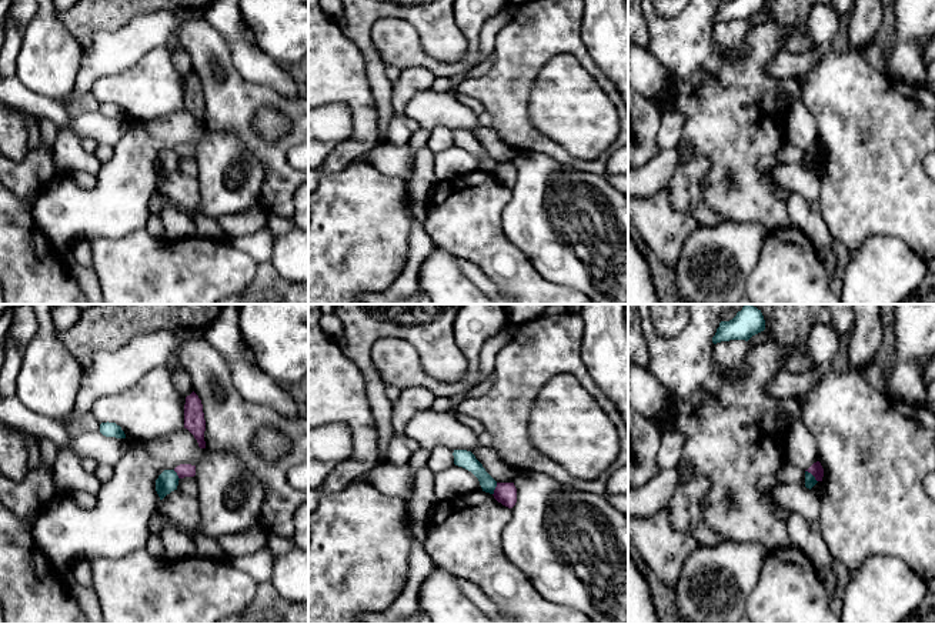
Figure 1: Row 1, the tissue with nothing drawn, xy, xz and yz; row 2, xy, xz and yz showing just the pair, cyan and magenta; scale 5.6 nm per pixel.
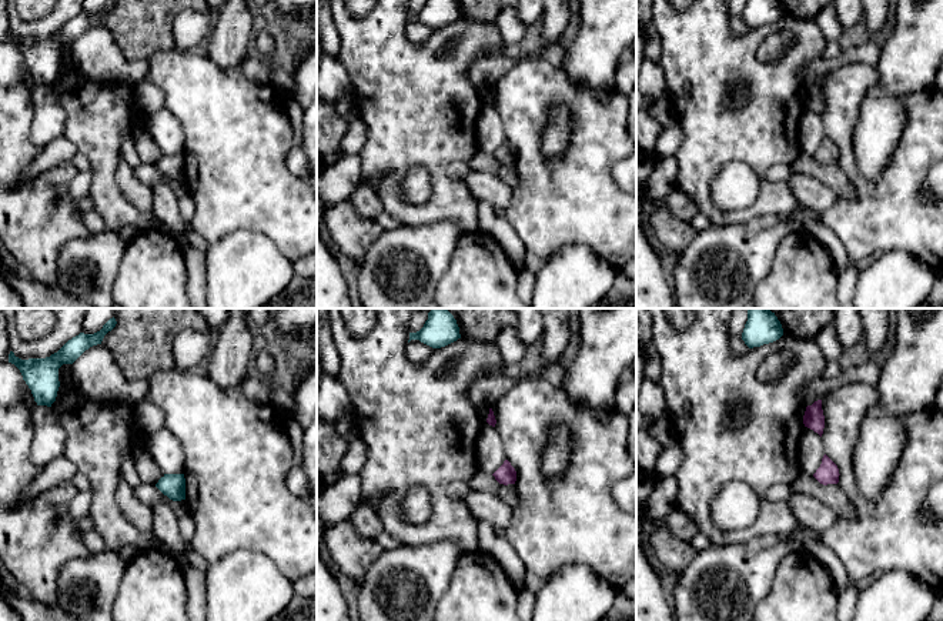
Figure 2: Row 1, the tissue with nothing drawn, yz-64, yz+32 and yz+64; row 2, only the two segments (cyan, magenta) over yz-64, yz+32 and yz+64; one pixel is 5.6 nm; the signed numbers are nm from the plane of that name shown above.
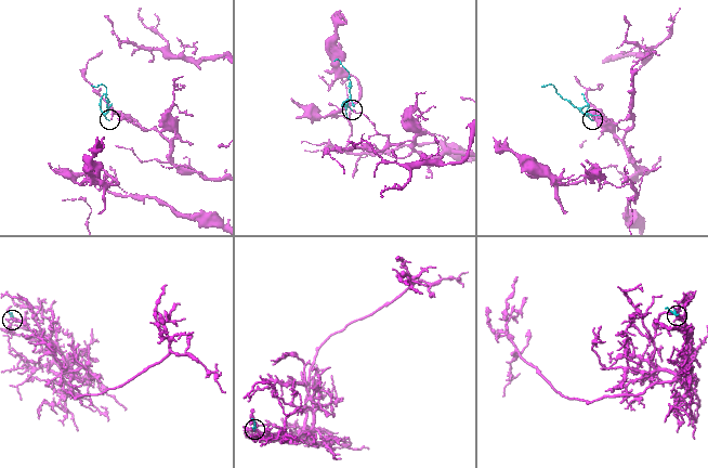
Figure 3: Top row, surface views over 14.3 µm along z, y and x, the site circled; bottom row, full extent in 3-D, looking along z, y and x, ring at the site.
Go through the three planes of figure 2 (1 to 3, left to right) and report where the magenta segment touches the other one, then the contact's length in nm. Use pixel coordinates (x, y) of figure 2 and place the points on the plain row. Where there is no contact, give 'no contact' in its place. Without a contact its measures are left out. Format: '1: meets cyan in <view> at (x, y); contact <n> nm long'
1: no contact
2: no contact
3: no contact

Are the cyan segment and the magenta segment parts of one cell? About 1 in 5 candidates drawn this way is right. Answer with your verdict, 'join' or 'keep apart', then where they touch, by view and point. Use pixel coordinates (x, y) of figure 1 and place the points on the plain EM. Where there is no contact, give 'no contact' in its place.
keep apart; contact yz (812, 156)

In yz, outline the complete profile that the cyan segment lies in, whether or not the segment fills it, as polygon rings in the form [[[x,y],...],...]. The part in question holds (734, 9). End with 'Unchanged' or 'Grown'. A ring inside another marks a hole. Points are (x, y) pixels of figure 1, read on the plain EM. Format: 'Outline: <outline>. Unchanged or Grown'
Outline: [[[729,0],[721,1],[712,23],[745,20],[765,10],[765,0]]]. Unchanged

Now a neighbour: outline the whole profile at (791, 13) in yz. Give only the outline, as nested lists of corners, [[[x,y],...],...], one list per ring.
[[[765,0],[765,10],[748,20],[749,27],[769,20],[788,29],[781,46],[791,53],[805,53],[814,49],[807,31],[807,17],[815,4],[831,4],[831,0]]]

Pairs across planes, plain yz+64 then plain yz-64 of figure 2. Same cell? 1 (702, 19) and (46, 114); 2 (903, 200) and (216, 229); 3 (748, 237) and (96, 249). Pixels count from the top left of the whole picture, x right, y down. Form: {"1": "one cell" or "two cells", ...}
{"1": "two cells", "2": "one cell", "3": "one cell"}

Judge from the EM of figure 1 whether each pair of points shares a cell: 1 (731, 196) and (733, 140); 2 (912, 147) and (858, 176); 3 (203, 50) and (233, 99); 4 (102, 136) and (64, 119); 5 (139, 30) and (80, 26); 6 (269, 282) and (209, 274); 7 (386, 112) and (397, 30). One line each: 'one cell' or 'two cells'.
1: one cell
2: one cell
3: one cell
4: one cell
5: two cells
6: two cells
7: two cells

